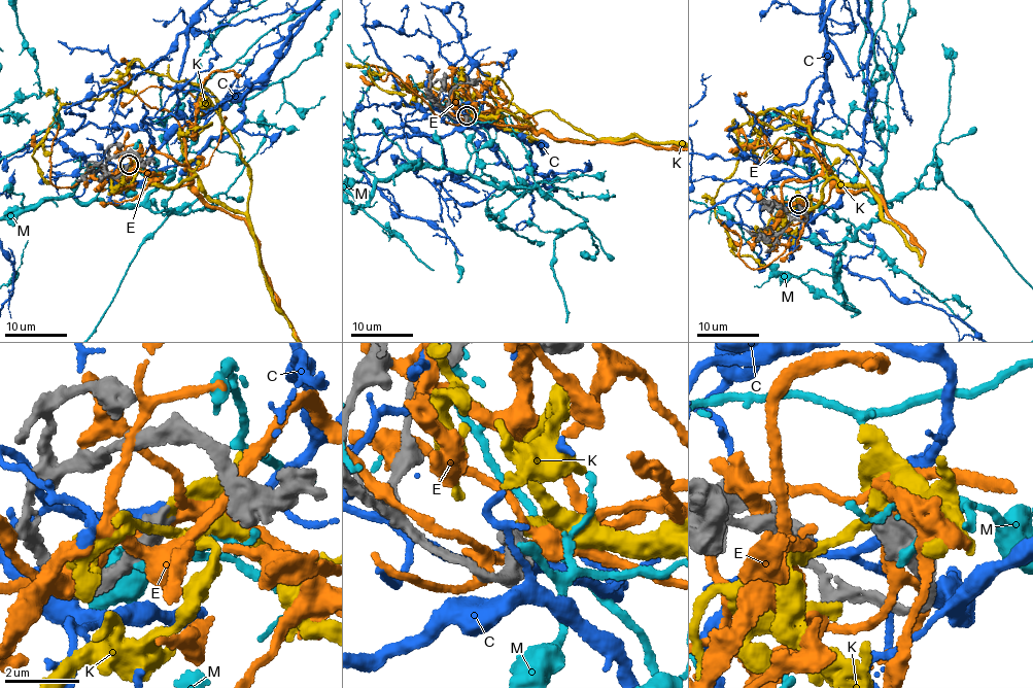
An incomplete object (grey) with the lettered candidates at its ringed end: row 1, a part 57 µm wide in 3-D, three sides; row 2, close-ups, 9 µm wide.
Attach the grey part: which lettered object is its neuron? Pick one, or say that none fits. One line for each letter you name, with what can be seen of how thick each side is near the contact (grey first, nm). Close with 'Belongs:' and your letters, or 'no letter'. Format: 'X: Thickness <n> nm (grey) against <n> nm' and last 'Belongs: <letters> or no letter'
K: Thickness 480 nm (grey) against 280 nm
Belongs: K

